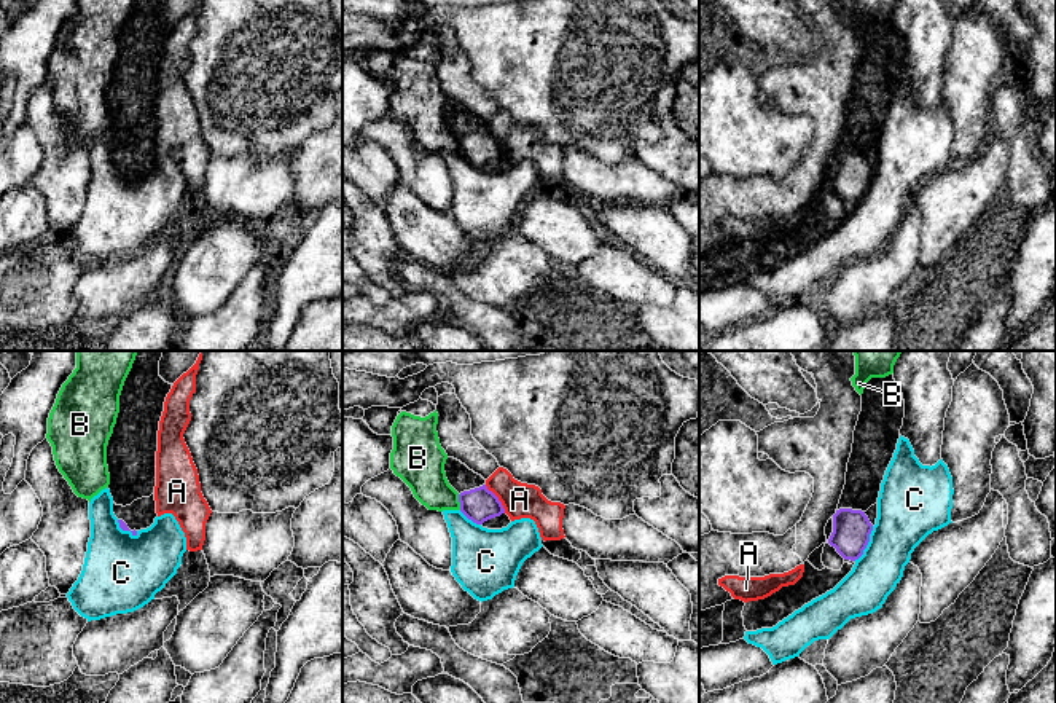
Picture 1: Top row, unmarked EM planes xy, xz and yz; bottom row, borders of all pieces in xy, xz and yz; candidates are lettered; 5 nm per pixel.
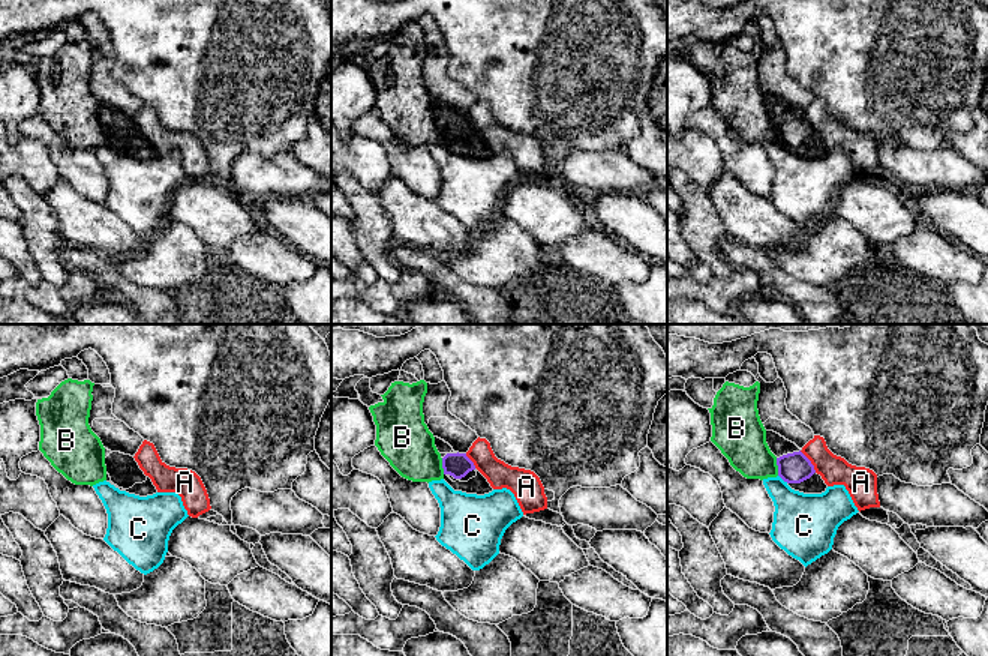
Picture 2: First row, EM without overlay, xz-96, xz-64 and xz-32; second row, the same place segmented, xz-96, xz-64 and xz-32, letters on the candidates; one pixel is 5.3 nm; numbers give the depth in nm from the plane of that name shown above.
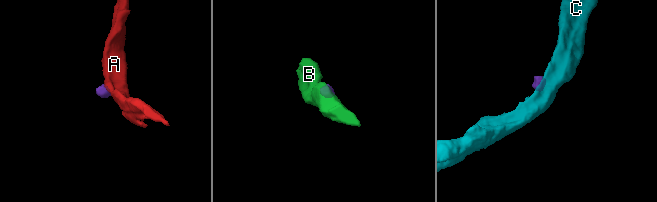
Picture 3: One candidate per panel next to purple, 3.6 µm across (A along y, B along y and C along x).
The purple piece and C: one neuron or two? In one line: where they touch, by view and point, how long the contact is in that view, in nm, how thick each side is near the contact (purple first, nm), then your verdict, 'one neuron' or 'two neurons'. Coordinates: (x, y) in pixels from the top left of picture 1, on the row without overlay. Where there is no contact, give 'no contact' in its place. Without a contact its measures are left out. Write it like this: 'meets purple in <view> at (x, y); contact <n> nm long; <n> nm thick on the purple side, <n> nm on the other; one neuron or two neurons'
meets purple in yz at (867, 187); contact 200 nm long; 190 nm thick on the purple side, 300 nm on the other; two neurons

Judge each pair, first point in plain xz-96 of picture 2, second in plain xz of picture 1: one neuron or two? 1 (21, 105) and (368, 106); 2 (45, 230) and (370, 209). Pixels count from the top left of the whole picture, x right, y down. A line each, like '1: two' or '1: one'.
1: one
2: one

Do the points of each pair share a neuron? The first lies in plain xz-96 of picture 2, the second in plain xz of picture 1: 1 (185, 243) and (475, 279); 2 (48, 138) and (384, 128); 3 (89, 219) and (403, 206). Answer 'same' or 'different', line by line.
1: same
2: same
3: same

